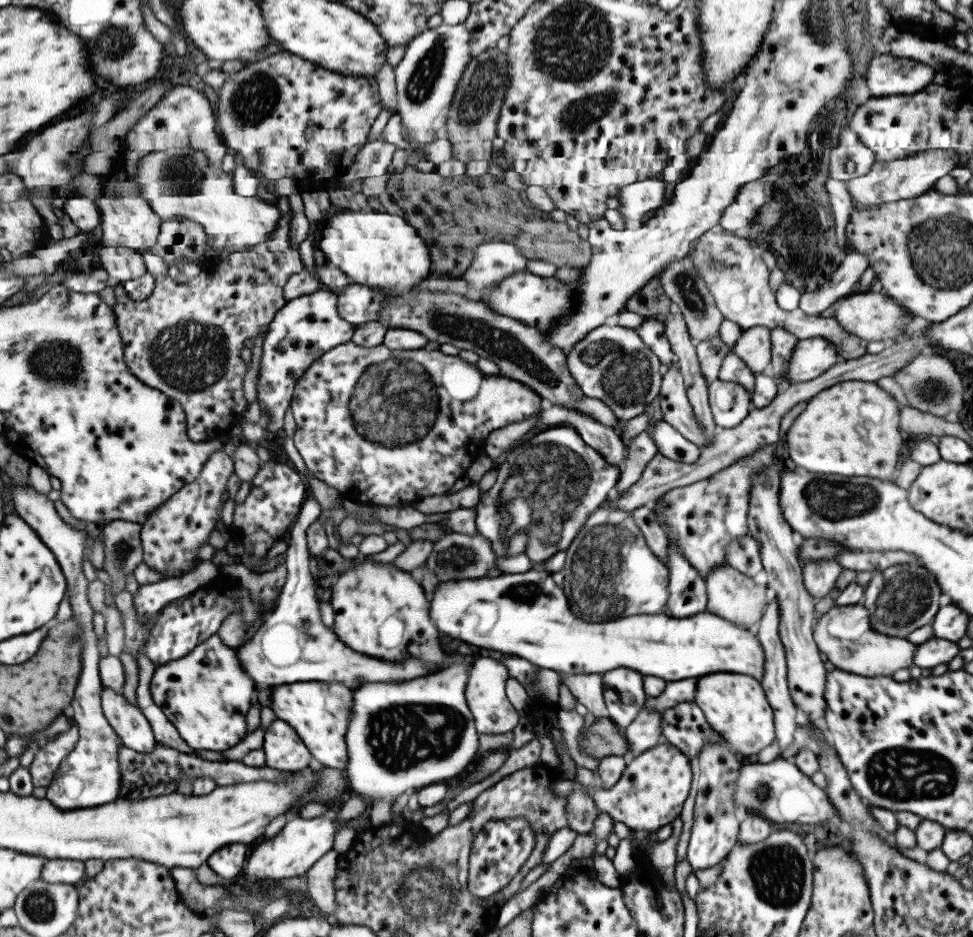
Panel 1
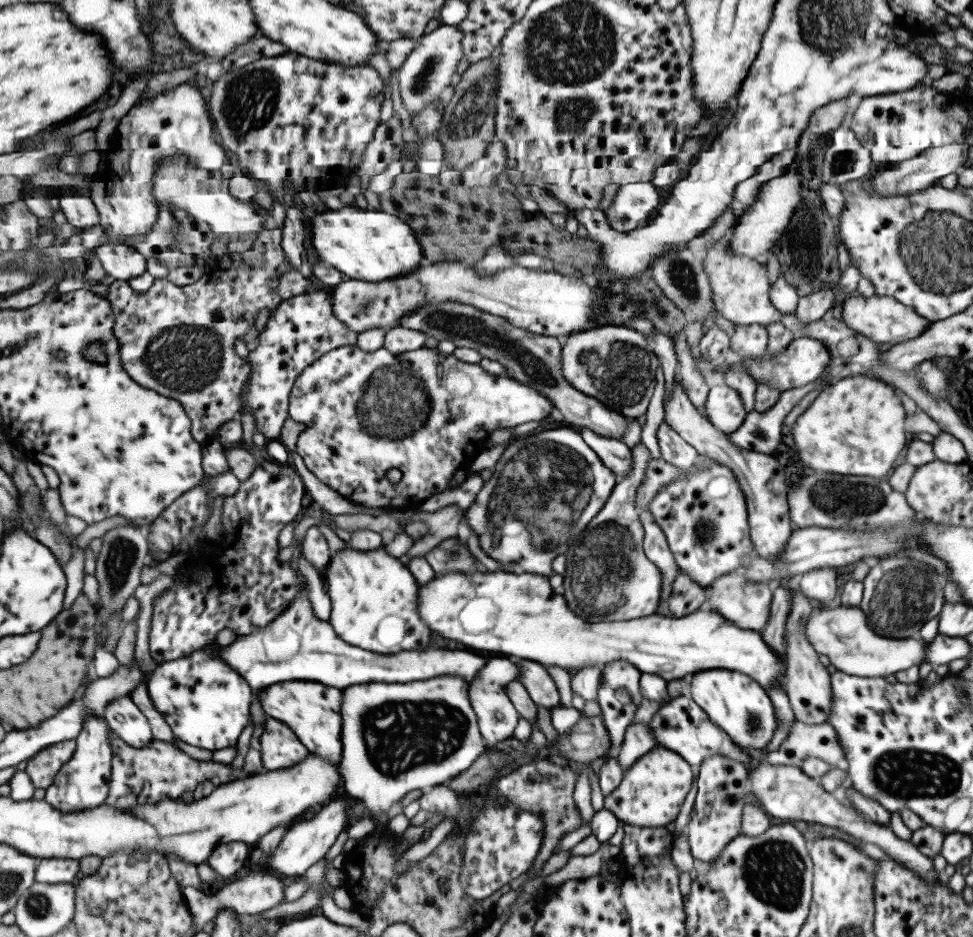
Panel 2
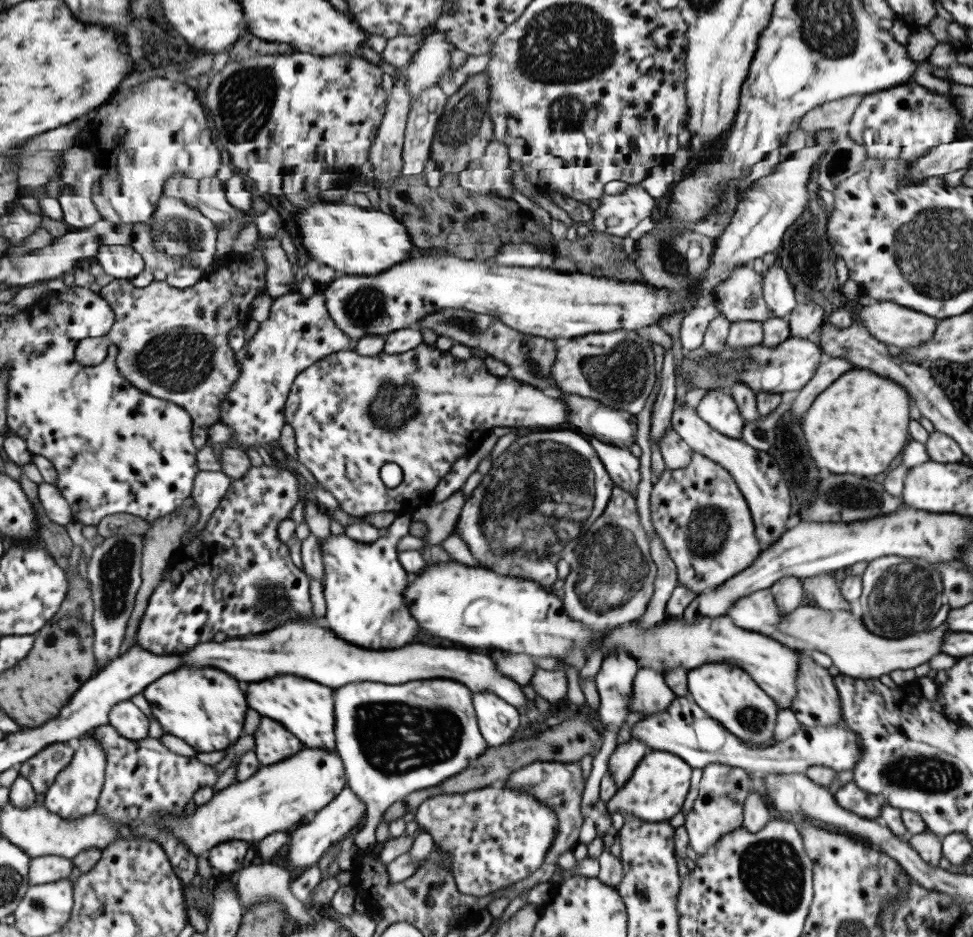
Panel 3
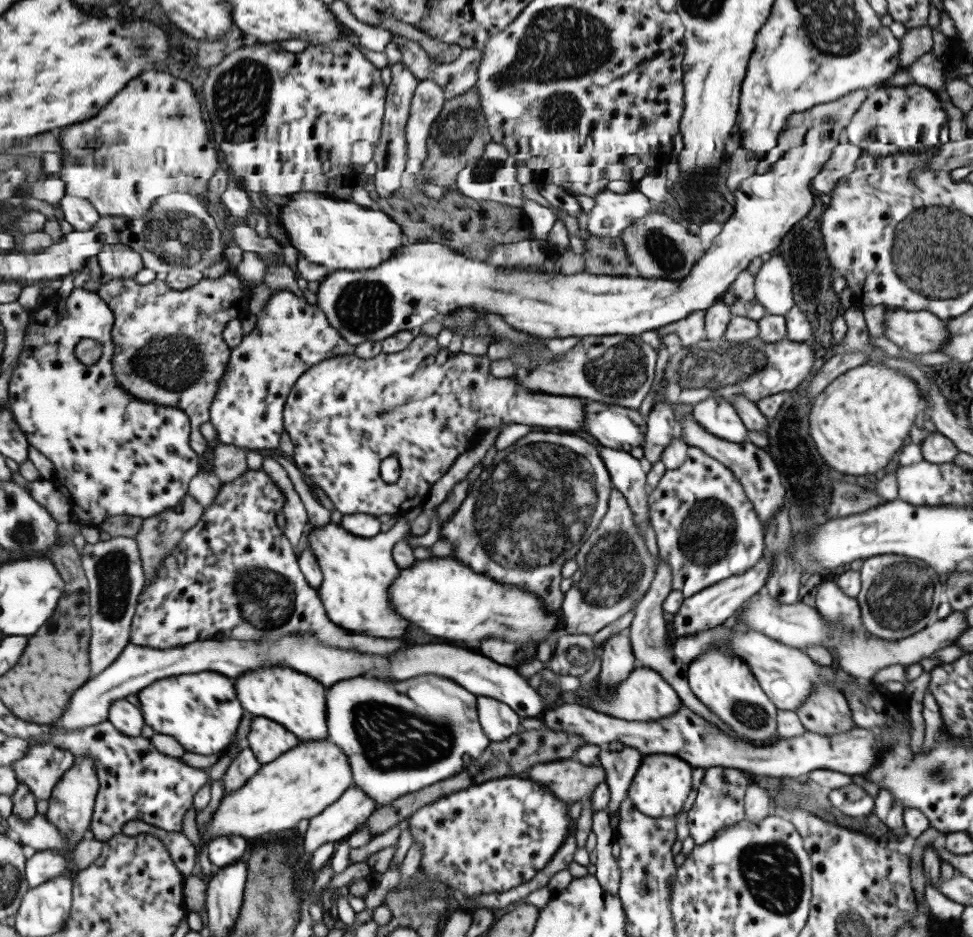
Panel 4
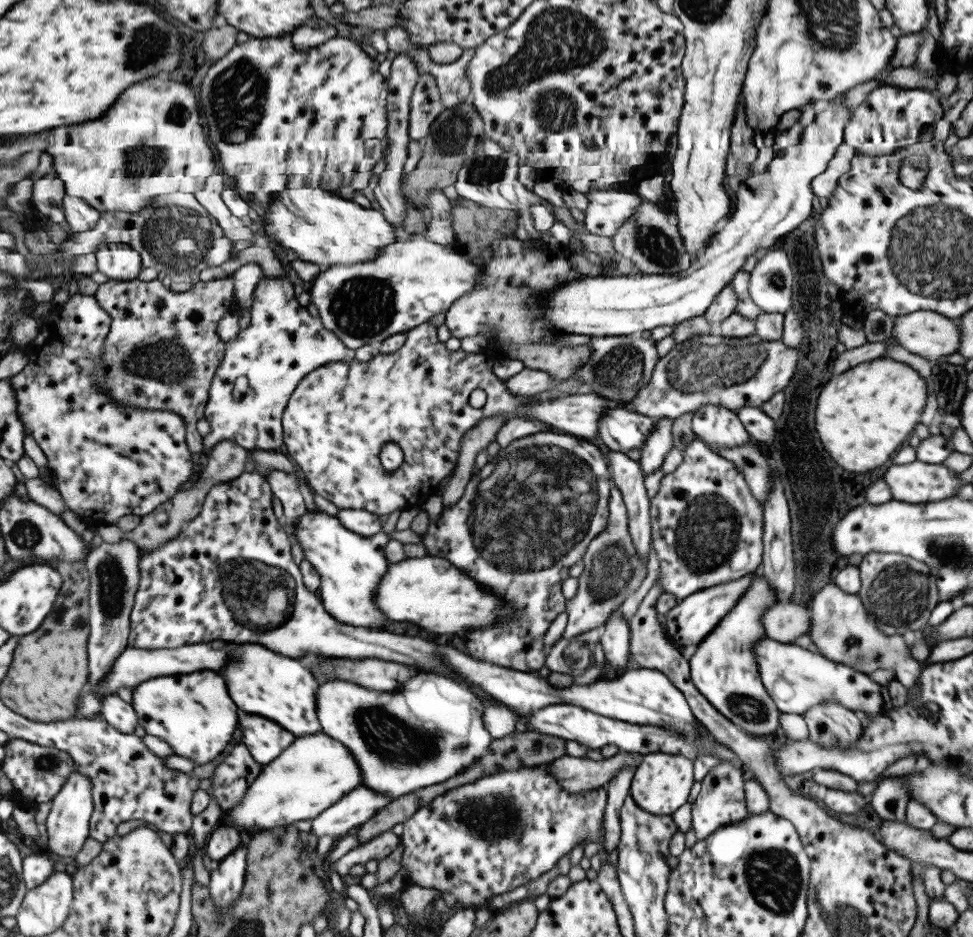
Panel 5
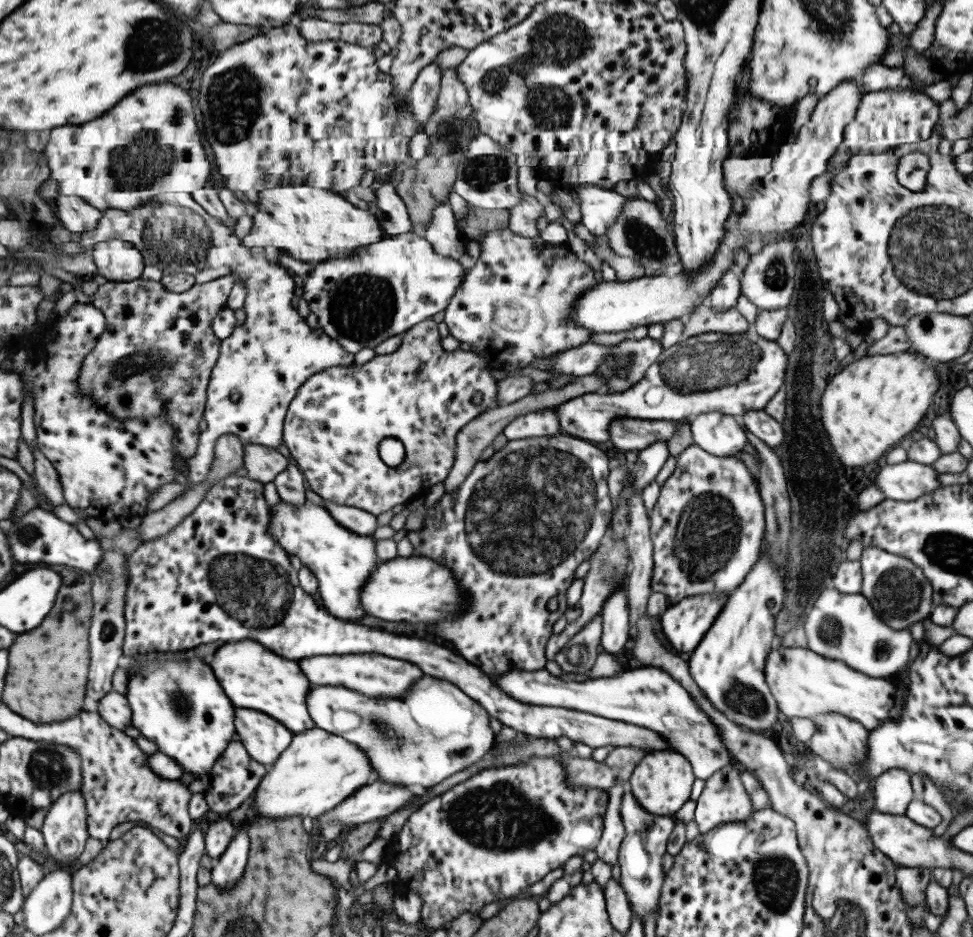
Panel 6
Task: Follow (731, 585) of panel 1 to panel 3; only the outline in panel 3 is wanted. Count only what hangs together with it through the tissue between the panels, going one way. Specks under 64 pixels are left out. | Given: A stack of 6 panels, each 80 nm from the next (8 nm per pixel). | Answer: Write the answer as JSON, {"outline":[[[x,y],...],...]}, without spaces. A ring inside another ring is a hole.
{"outline":[[[761,589],[740,596],[726,614],[735,626],[751,630],[775,639],[790,649],[806,651],[819,650],[833,662],[838,672],[859,680],[878,679],[891,670],[916,669],[924,666],[939,653],[942,636],[949,633],[946,622],[935,625],[932,629],[916,632],[911,636],[898,639],[881,638],[864,628],[858,612],[838,610],[827,614],[813,606],[798,606],[790,613],[780,615],[769,589]]]}

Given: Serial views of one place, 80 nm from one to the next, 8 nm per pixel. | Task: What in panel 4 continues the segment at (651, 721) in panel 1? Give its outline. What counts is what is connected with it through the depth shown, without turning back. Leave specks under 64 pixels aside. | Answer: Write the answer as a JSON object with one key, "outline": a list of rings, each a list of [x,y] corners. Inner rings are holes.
{"outline":[[[623,746],[619,751],[609,751],[601,747],[597,753],[599,764],[605,769],[604,783],[609,791],[609,802],[606,806],[608,818],[618,812],[620,802],[626,796],[626,790],[630,787],[631,779],[639,768],[643,758],[638,750],[630,746]]]}

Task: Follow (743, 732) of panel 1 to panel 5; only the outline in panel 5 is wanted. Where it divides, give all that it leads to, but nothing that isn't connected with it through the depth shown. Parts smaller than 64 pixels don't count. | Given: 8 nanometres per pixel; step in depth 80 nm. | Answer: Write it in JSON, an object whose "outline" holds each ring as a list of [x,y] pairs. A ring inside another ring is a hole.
{"outline":[[[760,571],[757,573],[759,575],[752,578],[733,608],[698,642],[695,652],[688,660],[688,671],[695,688],[719,714],[735,723],[742,731],[759,737],[777,728],[780,712],[766,693],[755,664],[754,644],[766,636],[762,614],[766,611],[766,606],[777,601],[773,587],[770,587]]]}

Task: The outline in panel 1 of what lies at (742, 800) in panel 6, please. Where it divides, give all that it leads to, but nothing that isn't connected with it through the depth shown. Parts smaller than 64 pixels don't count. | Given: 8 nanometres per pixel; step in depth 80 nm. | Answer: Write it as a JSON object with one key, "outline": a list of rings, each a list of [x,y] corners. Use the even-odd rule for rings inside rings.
{"outline":[[[710,742],[698,754],[699,777],[693,804],[690,836],[686,860],[691,873],[710,868],[724,860],[729,849],[737,842],[738,822],[733,802],[734,782],[739,776],[740,764],[725,742]]]}

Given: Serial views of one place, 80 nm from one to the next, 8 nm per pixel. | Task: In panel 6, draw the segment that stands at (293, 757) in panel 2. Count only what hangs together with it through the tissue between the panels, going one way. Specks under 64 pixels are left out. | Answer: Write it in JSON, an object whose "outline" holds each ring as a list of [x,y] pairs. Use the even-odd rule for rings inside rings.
{"outline":[[[234,707],[237,740],[259,764],[269,766],[289,746],[292,732],[279,721],[253,709]]]}

